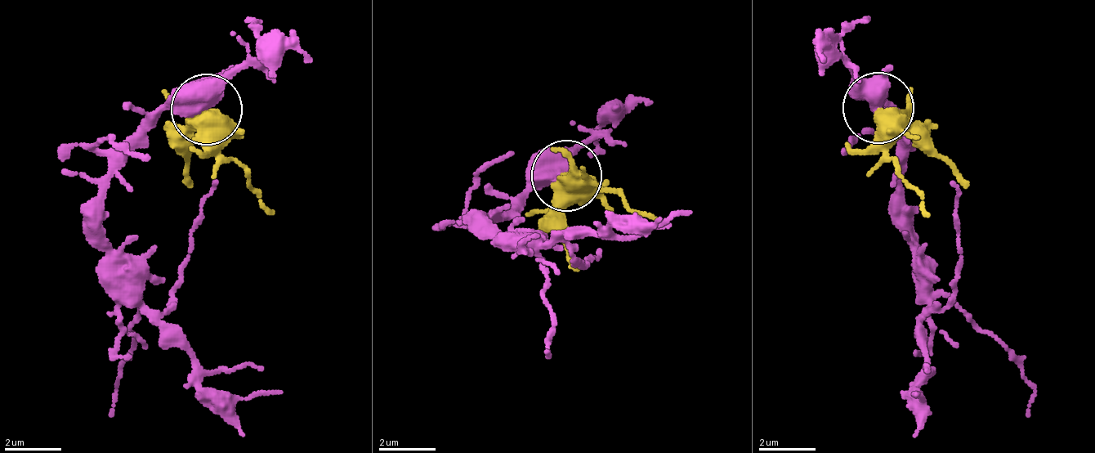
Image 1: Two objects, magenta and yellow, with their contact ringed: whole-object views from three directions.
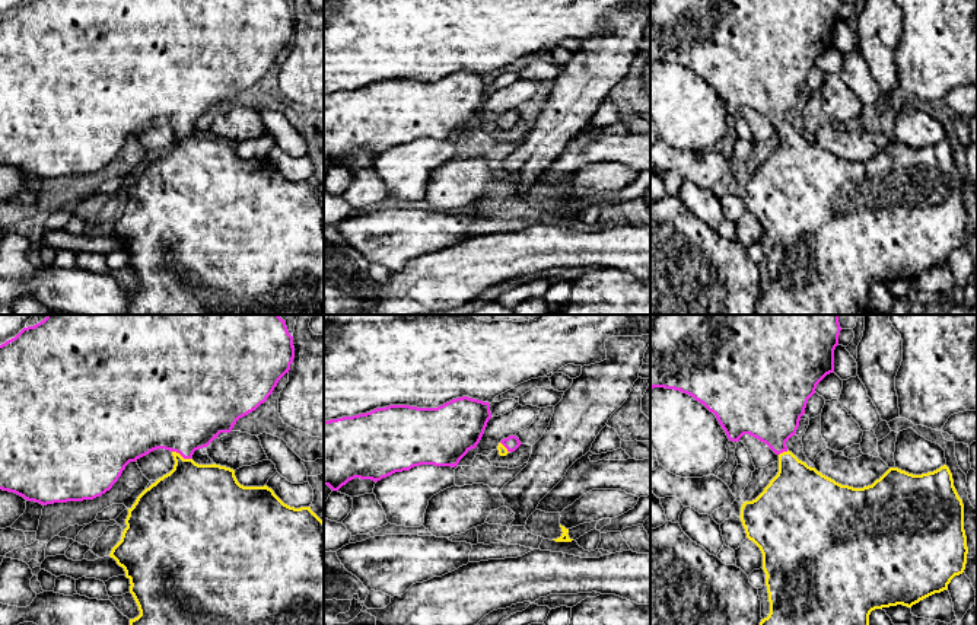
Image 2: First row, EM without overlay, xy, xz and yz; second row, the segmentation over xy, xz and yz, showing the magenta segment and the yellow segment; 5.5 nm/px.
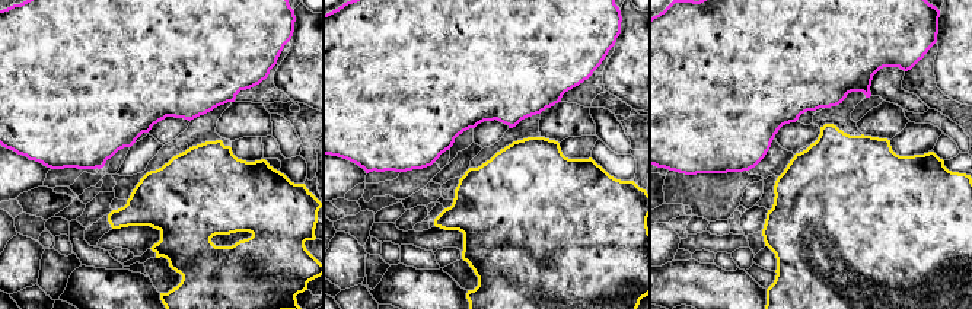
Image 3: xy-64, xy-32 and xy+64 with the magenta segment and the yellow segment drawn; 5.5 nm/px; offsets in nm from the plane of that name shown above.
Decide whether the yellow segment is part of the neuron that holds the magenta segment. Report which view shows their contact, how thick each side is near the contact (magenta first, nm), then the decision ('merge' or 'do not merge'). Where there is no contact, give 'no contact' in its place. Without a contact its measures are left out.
contact in xy; calibres 460 and 380 nm; merge

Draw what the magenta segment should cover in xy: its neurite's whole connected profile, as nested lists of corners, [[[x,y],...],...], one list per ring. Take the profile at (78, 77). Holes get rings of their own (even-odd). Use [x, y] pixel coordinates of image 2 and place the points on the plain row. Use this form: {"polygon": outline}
{"polygon": [[[28,0],[15,12],[0,19],[0,163],[15,166],[28,175],[42,179],[67,175],[83,175],[101,170],[112,162],[122,144],[130,135],[149,128],[153,124],[171,124],[175,138],[174,143],[146,162],[136,173],[125,192],[127,201],[121,214],[112,221],[109,230],[124,242],[130,253],[130,267],[133,268],[140,288],[130,293],[128,309],[122,315],[318,315],[324,307],[324,195],[311,184],[311,181],[295,182],[284,178],[271,162],[244,160],[238,156],[235,144],[220,138],[198,138],[191,131],[195,124],[207,121],[220,106],[230,106],[236,95],[255,84],[273,67],[279,54],[289,47],[295,32],[293,10],[287,0]]]}

